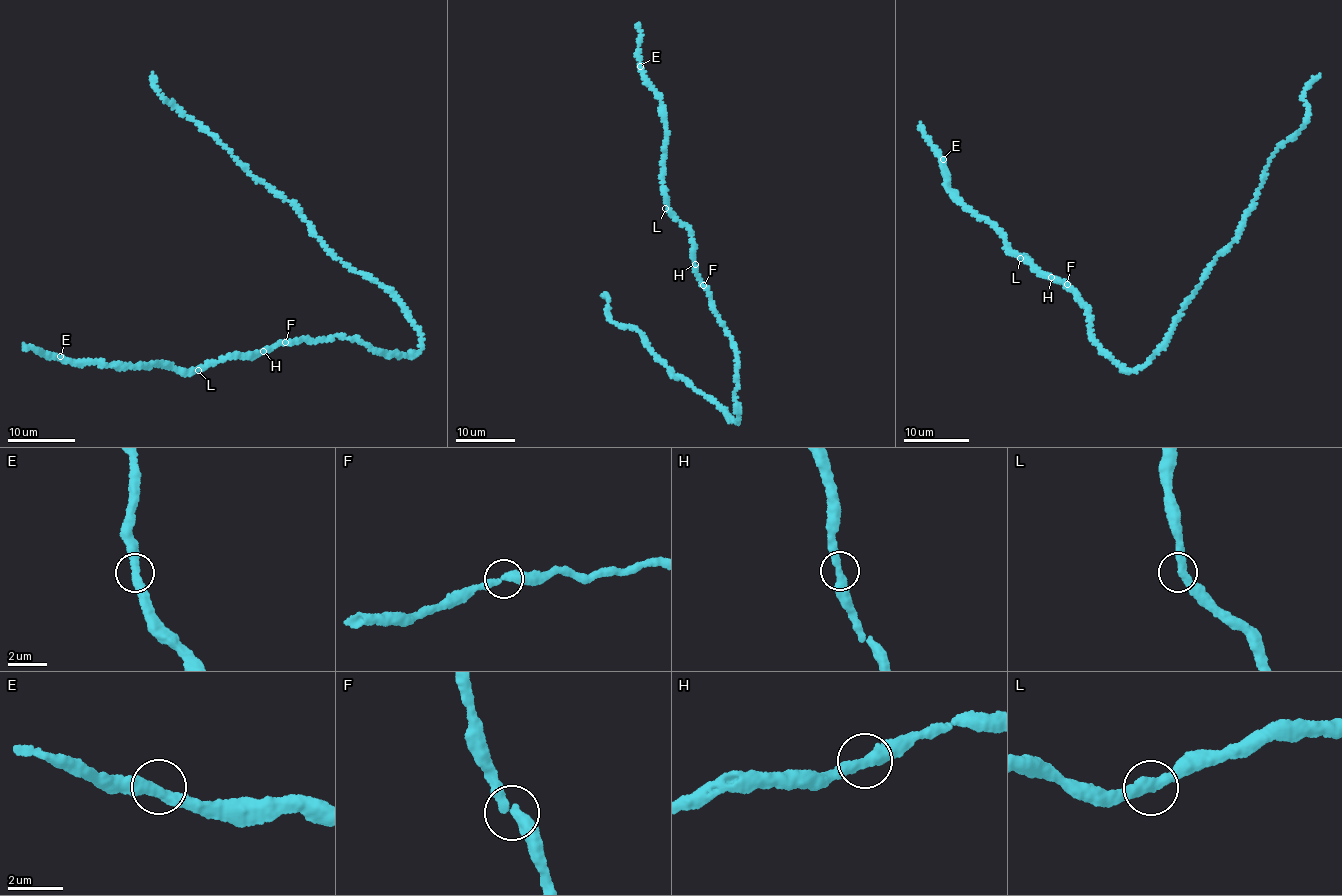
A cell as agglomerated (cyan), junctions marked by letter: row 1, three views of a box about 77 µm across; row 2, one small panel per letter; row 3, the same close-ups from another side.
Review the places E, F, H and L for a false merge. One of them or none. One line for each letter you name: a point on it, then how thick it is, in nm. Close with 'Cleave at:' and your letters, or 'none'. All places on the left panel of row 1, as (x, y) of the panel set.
Cleave at: none

